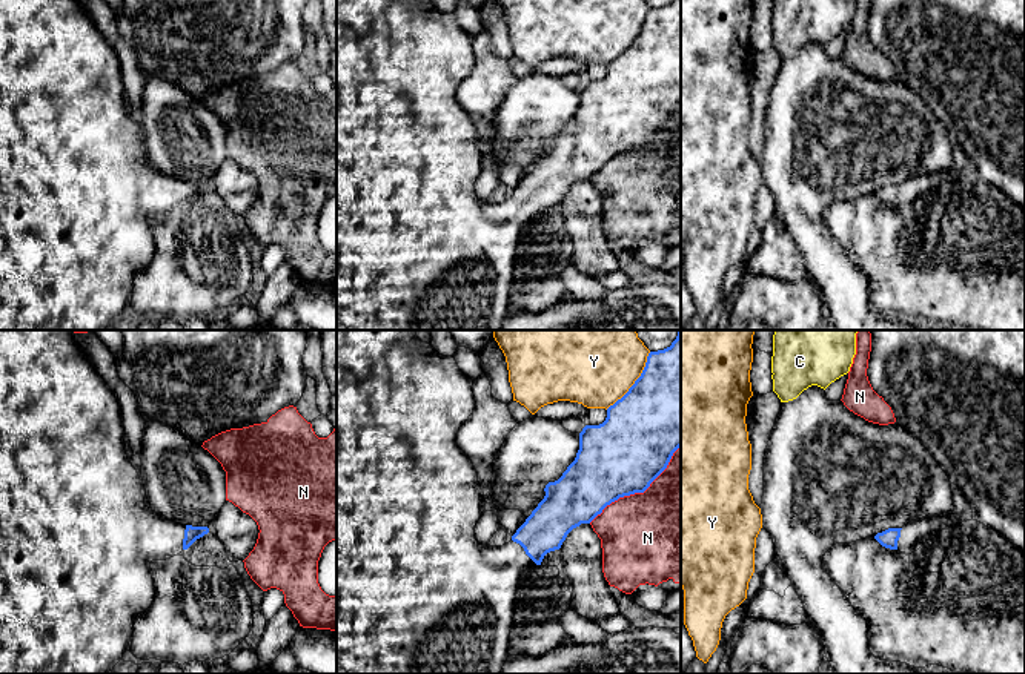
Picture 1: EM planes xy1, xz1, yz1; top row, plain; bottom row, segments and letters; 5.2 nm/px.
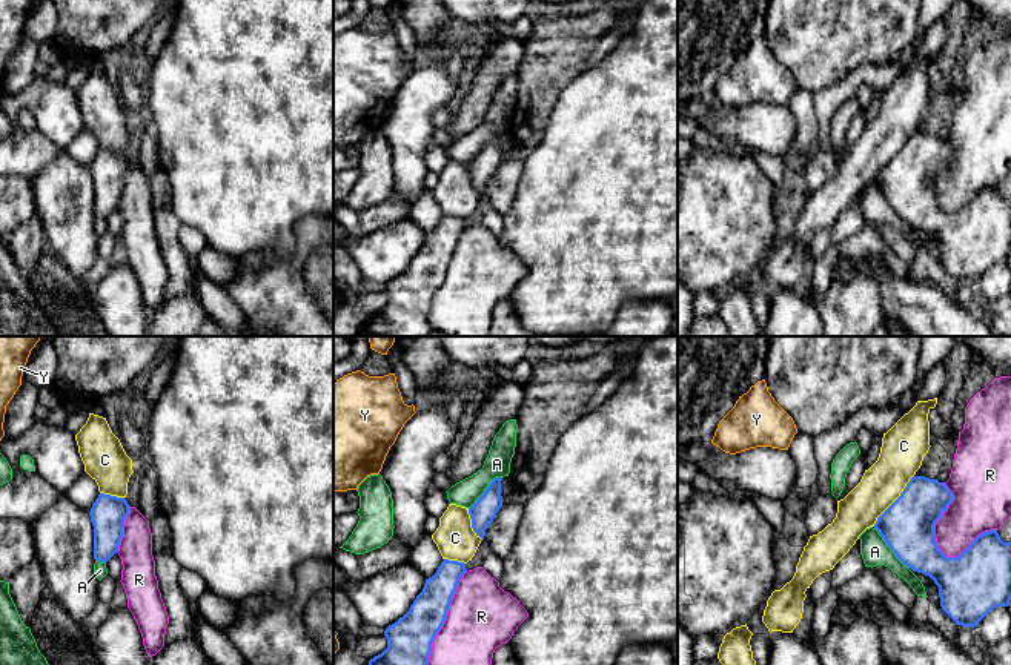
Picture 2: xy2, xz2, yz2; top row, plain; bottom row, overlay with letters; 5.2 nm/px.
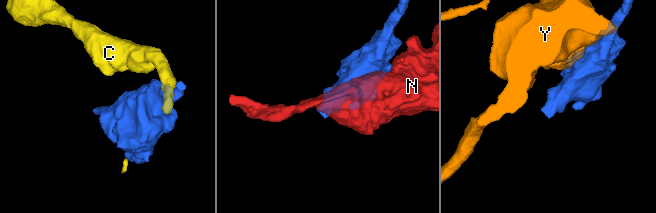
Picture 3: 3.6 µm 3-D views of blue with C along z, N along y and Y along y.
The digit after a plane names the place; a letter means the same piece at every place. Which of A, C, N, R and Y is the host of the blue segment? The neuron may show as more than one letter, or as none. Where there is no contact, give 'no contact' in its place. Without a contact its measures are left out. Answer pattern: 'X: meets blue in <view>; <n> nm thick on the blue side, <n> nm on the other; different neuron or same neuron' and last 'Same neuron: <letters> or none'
A: meets blue in yz2; 280 nm thick on the blue side, 140 nm on the other; different neuron
C: meets blue in yz2; 280 nm thick on the blue side, 220 nm on the other; different neuron
N: meets blue in xz1; 400 nm thick on the blue side, 480 nm on the other; different neuron
R: meets blue in yz2; 280 nm thick on the blue side, 280 nm on the other; different neuron
Y: meets blue in xz1; 480 nm thick on the blue side, 340 nm on the other; different neuron
Same neuron: none

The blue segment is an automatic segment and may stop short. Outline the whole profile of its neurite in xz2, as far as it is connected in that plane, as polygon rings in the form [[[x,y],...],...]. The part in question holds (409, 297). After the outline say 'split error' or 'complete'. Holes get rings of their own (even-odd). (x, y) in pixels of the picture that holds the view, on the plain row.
[[[444,215],[436,229],[426,235],[423,247],[416,252],[409,267],[384,287],[387,304],[369,316],[358,336],[429,336],[429,310],[432,298],[441,286],[458,238],[467,227],[464,218]]]; complete

